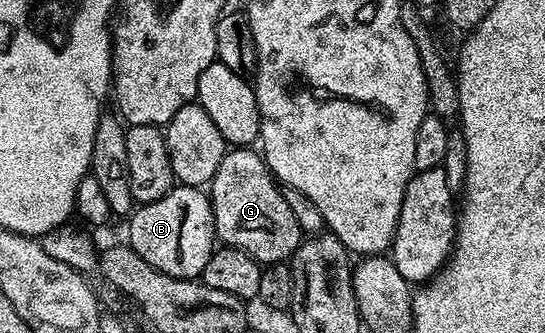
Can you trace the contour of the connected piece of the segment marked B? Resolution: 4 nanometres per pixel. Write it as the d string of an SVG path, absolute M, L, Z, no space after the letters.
M174 186L165 196L142 204L128 217L129 237L127 243L144 261L149 262L158 274L171 274L175 278L196 280L202 275L215 249L213 230L213 204L201 188Z

